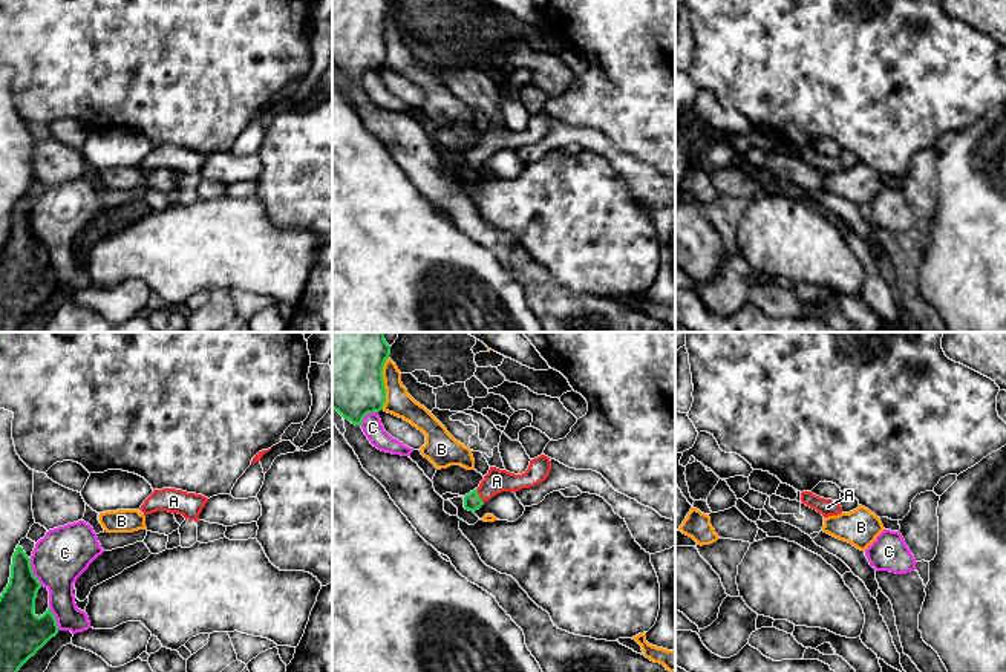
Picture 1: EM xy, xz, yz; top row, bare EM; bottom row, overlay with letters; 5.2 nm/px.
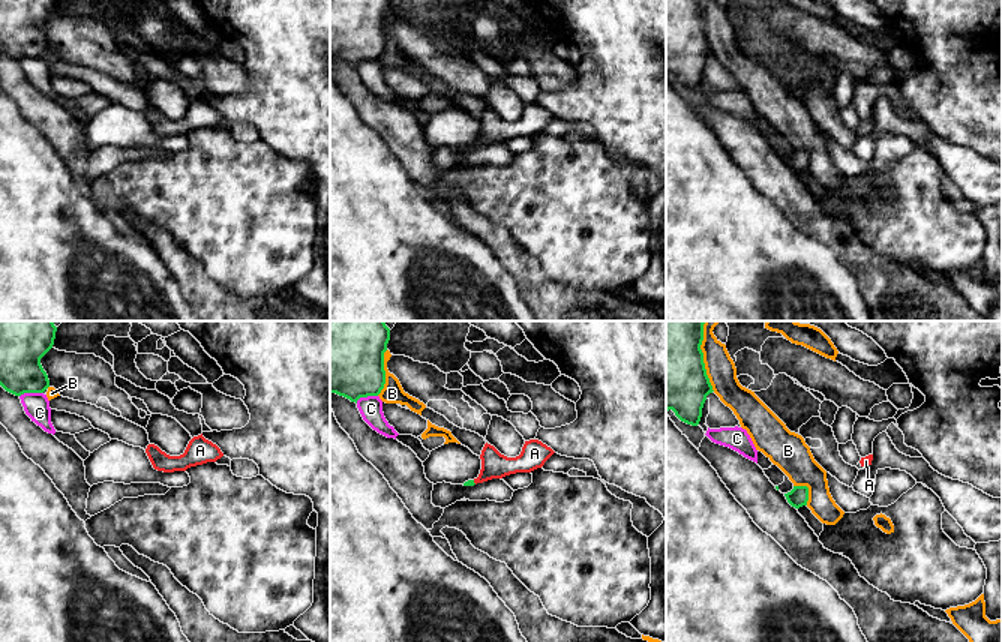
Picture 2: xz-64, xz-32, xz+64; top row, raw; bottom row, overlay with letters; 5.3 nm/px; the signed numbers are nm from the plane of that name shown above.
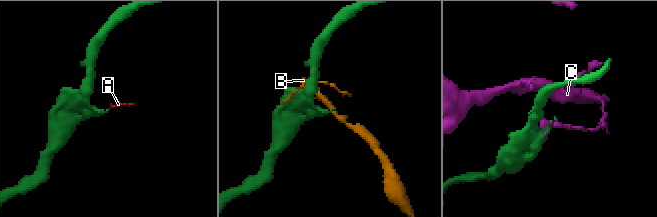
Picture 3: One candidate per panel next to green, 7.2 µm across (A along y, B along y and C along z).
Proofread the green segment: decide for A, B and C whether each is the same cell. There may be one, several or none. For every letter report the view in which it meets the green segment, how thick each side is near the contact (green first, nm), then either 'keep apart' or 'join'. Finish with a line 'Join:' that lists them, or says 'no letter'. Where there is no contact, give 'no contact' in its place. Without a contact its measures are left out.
A: xz | 90/130 nm | join
B: xz | 460/140 nm | keep apart
C: xy | 190/280 nm | keep apart
Join: A

